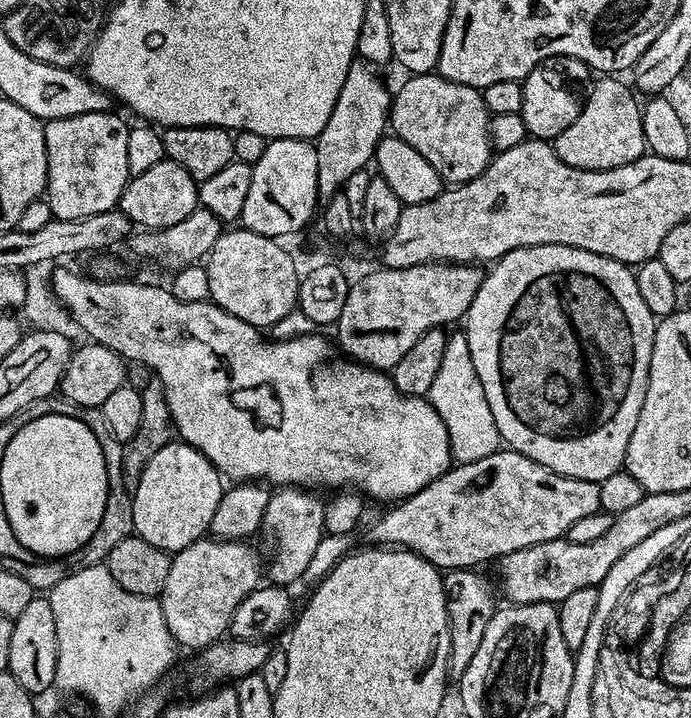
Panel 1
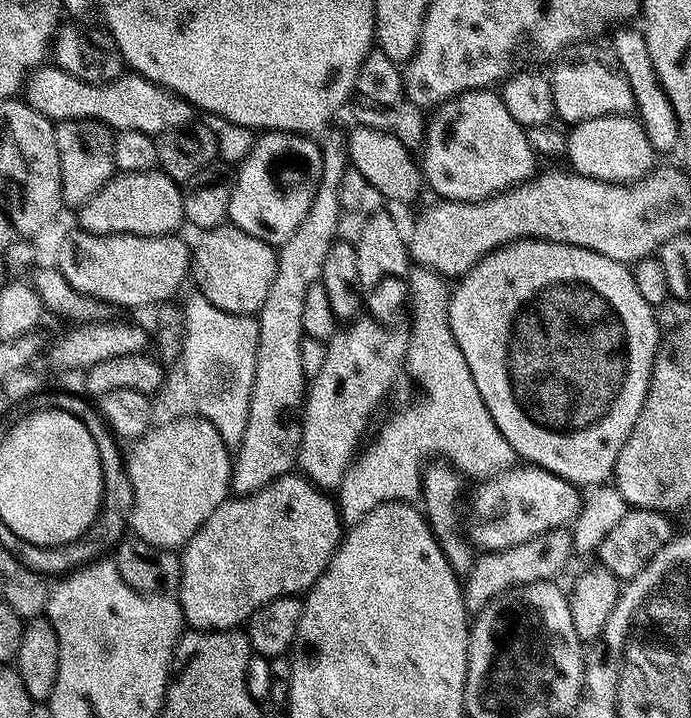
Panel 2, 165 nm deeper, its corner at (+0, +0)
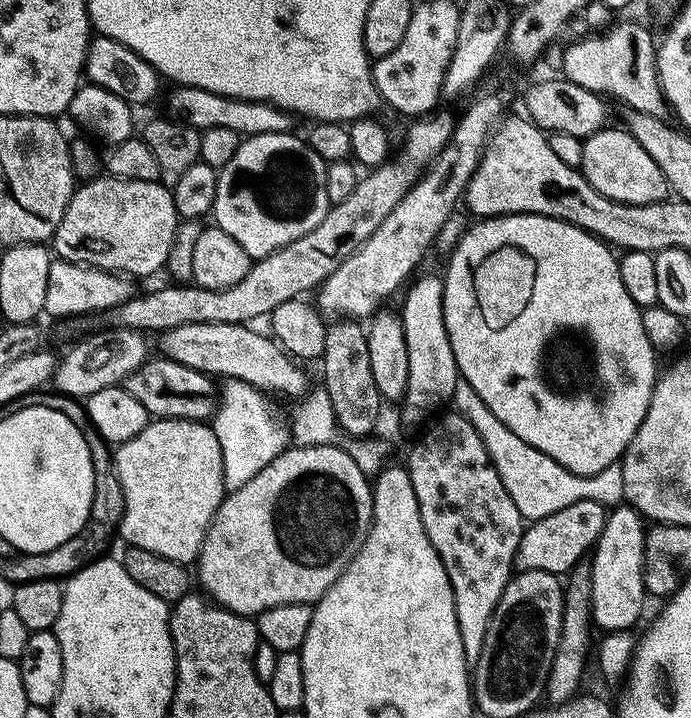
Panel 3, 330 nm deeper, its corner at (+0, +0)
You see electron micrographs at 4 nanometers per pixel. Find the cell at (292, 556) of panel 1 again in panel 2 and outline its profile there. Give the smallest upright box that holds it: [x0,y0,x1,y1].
[296,318,406,490]

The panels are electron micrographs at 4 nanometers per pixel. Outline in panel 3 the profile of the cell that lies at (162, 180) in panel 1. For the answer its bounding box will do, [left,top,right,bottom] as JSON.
[50,174,178,278]

